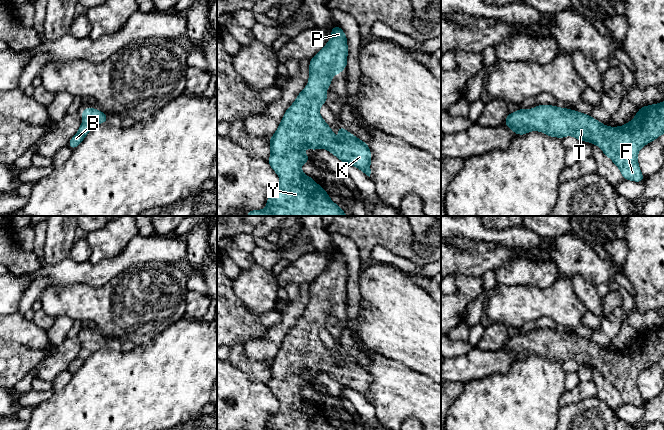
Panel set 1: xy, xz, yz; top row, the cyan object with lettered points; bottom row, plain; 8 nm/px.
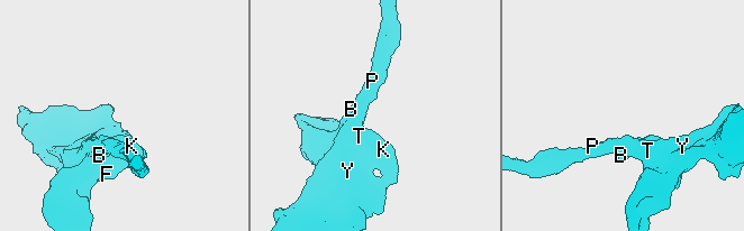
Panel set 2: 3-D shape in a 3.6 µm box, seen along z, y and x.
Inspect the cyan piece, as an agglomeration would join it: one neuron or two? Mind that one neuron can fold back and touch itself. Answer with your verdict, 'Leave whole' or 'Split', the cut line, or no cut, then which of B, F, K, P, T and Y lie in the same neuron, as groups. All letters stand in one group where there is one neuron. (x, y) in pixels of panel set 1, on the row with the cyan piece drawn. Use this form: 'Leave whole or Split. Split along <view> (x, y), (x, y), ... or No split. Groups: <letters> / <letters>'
Leave whole. No split. Groups: B F K P T Y

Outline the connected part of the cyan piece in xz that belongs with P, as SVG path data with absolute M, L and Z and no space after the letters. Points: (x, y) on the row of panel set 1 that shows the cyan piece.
M333 27L332 37L328 43L310 60L308 85L299 93L295 102L286 110L278 129L269 140L271 156L267 160L280 178L279 186L267 198L264 210L252 210L247 216L347 216L341 207L331 201L330 197L313 178L305 175L301 165L311 159L303 152L304 148L317 150L325 148L345 164L350 164L370 177L372 155L367 143L338 127L342 140L338 141L329 125L320 116L319 109L325 104L332 76L340 74L347 66L347 38L339 27Z

